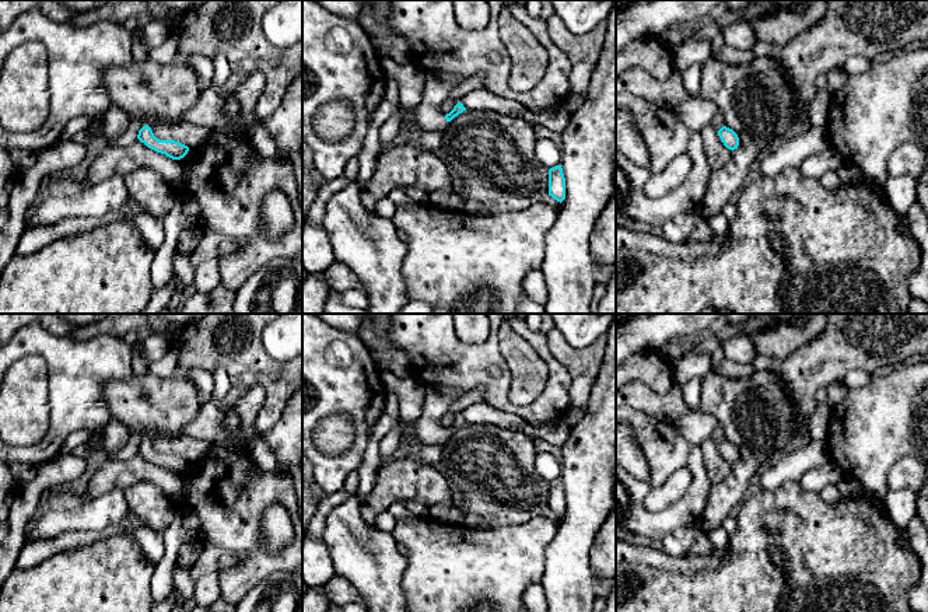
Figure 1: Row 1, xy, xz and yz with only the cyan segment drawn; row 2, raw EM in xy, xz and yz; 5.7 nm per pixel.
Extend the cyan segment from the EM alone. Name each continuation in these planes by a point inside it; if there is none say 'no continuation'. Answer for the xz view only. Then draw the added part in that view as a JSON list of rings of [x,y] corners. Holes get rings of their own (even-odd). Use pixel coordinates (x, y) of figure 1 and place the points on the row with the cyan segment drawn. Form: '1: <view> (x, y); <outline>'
1: xz (438, 86); [[[427,71],[421,102],[413,109],[417,126],[421,132],[440,132],[448,129],[445,113],[440,111],[442,102],[449,99],[451,91],[463,80],[451,73]]]

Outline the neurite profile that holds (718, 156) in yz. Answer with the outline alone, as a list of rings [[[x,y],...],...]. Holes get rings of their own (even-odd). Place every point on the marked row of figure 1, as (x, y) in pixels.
[[[710,125],[705,126],[700,134],[707,153],[707,161],[712,172],[726,167],[732,160],[732,150],[724,146],[718,136],[718,130]]]

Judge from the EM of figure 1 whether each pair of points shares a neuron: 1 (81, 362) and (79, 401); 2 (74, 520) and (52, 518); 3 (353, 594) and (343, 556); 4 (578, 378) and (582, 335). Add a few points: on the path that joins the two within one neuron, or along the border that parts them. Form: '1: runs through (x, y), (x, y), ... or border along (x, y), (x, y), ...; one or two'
1: runs through (79, 371), (79, 391); one
2: runs through (69, 520), (58, 520); one
3: border along (336, 573), (342, 574), (364, 597); two
4: border along (556, 328), (574, 348), (585, 348), (601, 336); two

